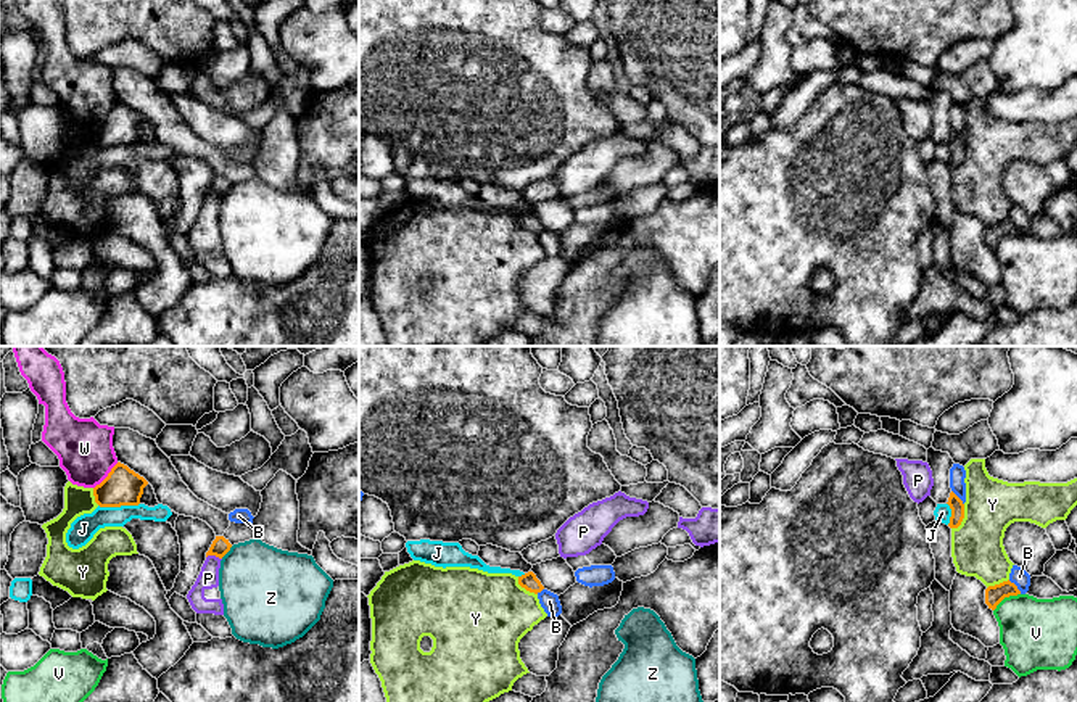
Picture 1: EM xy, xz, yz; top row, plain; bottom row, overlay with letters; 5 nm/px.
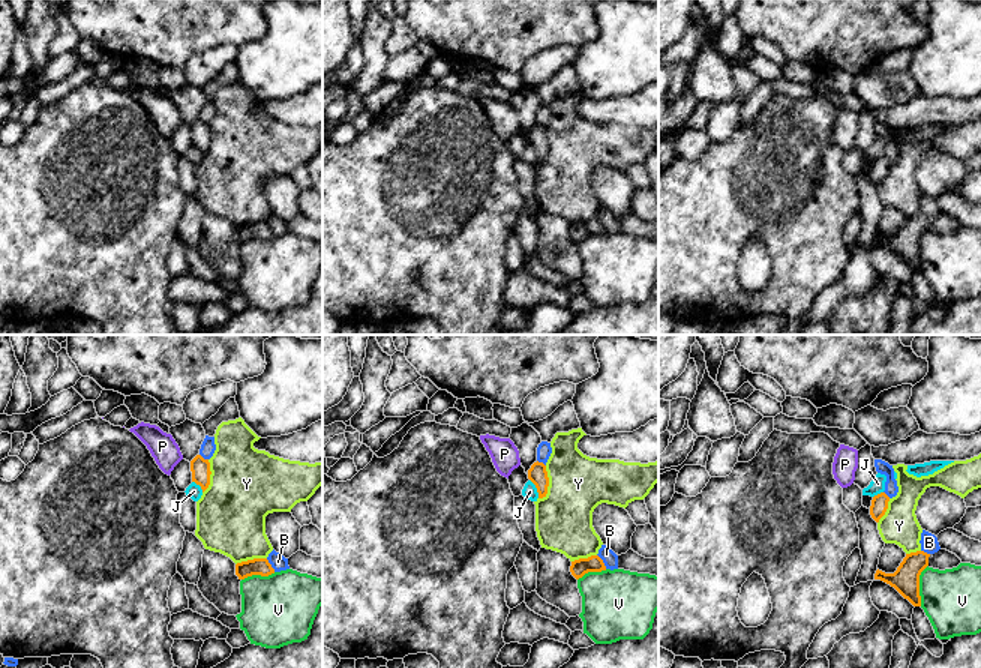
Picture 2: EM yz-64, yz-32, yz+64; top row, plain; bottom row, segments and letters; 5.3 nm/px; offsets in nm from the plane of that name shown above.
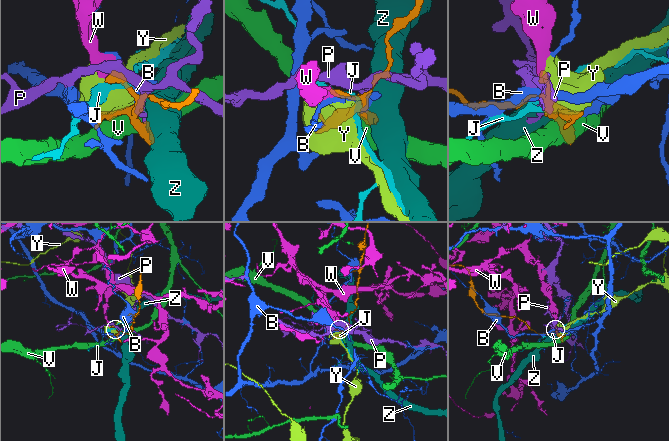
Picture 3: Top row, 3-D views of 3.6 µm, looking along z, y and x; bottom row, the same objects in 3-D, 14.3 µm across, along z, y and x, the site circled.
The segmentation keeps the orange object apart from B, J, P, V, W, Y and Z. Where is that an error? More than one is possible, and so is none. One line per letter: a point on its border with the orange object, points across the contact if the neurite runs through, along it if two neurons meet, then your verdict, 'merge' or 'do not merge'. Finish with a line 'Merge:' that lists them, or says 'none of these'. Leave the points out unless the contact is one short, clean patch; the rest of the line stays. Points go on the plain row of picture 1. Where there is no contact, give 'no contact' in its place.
B: contact yz (1016, 226); do not merge
J: contact xy (118, 145); border xy (139, 142), (99, 145); do not merge
P: contact xy (214, 194); border xy (206, 195), (221, 198); do not merge
V: contact yz (1005, 235); do not merge
W: contact xy (108, 115); border xy (118, 102), (94, 128); do not merge
Y: contact yz (963, 156); do not merge
Z: contact xy (226, 192); do not merge
Merge: none of these

